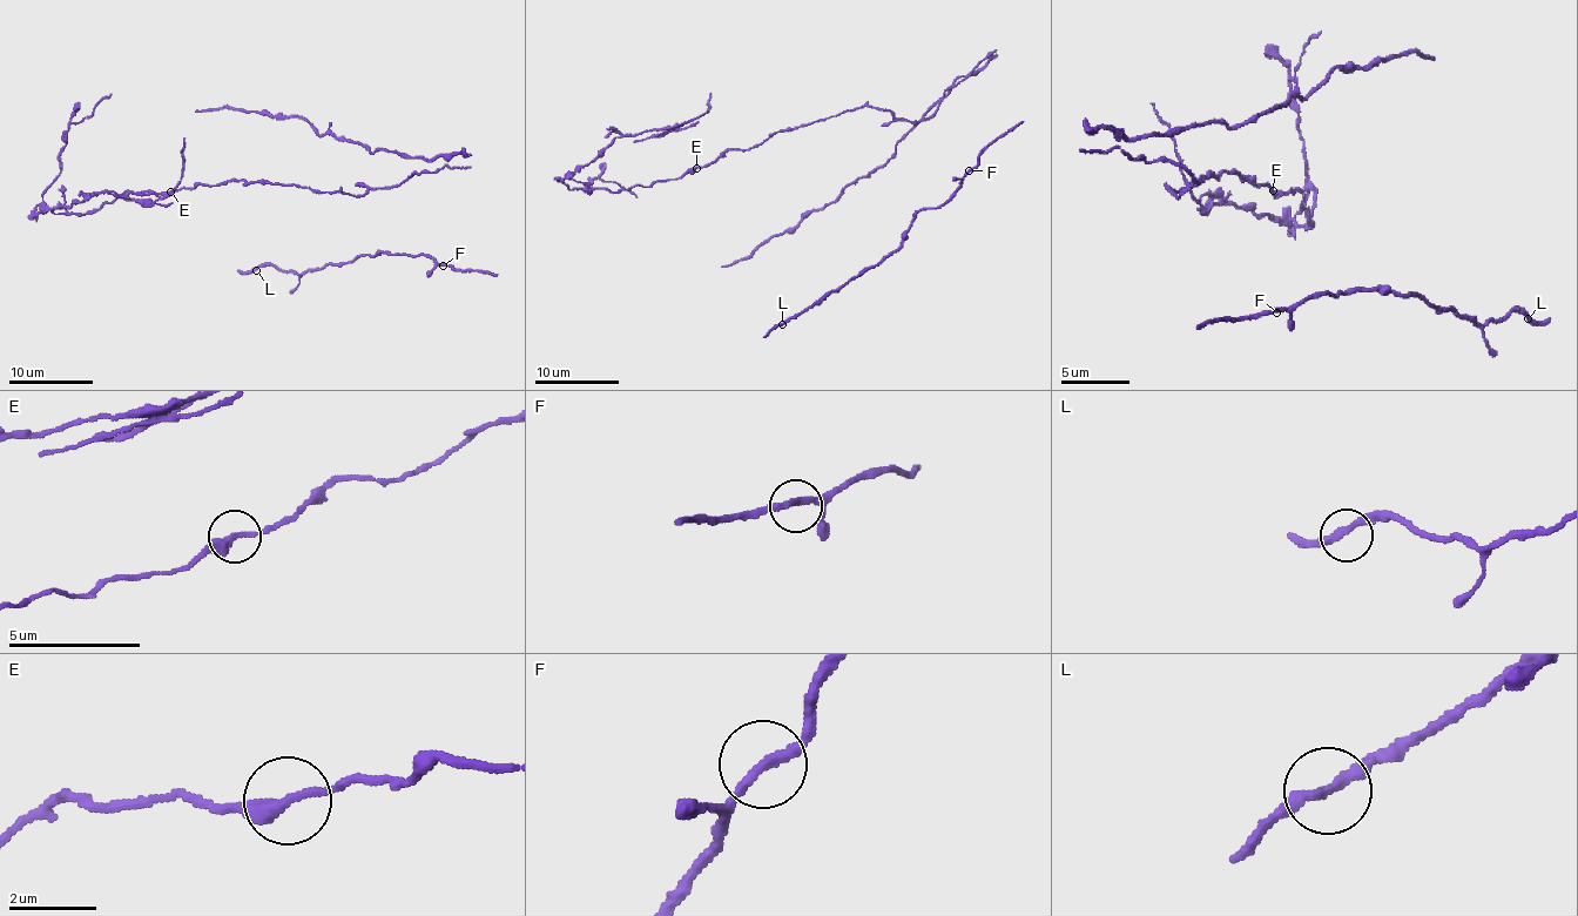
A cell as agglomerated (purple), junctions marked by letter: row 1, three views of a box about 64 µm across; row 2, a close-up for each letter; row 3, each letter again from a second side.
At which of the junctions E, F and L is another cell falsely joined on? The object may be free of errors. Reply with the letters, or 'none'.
E

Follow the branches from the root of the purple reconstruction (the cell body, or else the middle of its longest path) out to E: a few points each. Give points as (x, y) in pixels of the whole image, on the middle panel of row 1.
E: (838, 113), (773, 132), (748, 149), (722, 152), (712, 162), (695, 168)

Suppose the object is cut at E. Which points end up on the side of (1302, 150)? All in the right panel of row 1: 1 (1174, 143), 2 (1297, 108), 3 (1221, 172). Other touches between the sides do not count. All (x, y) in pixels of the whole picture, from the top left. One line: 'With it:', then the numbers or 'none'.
With it: 1, 2

